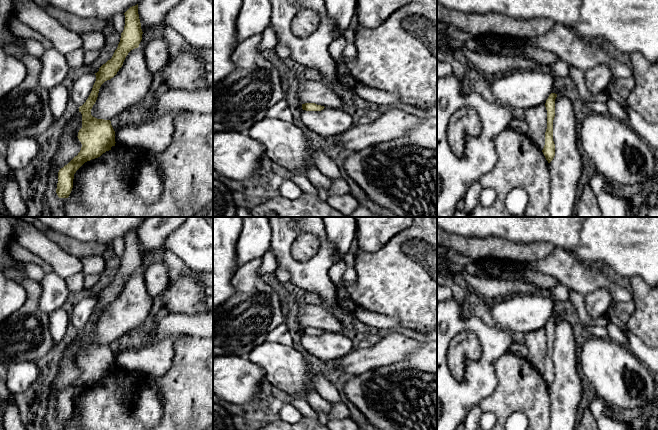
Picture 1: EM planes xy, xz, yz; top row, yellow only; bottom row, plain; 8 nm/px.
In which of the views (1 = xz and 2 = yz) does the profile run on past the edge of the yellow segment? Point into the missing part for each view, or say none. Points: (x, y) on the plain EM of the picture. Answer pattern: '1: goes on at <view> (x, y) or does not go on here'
1: does not go on here
2: does not go on here

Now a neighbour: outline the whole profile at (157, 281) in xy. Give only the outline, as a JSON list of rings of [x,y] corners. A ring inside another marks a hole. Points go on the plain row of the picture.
[[[163,261],[148,265],[142,273],[148,294],[151,298],[163,294],[169,287],[168,269]]]

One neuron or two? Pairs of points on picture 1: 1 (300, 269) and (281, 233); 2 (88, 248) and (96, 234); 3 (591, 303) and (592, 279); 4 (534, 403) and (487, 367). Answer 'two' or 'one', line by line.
1: one
2: two
3: two
4: two

